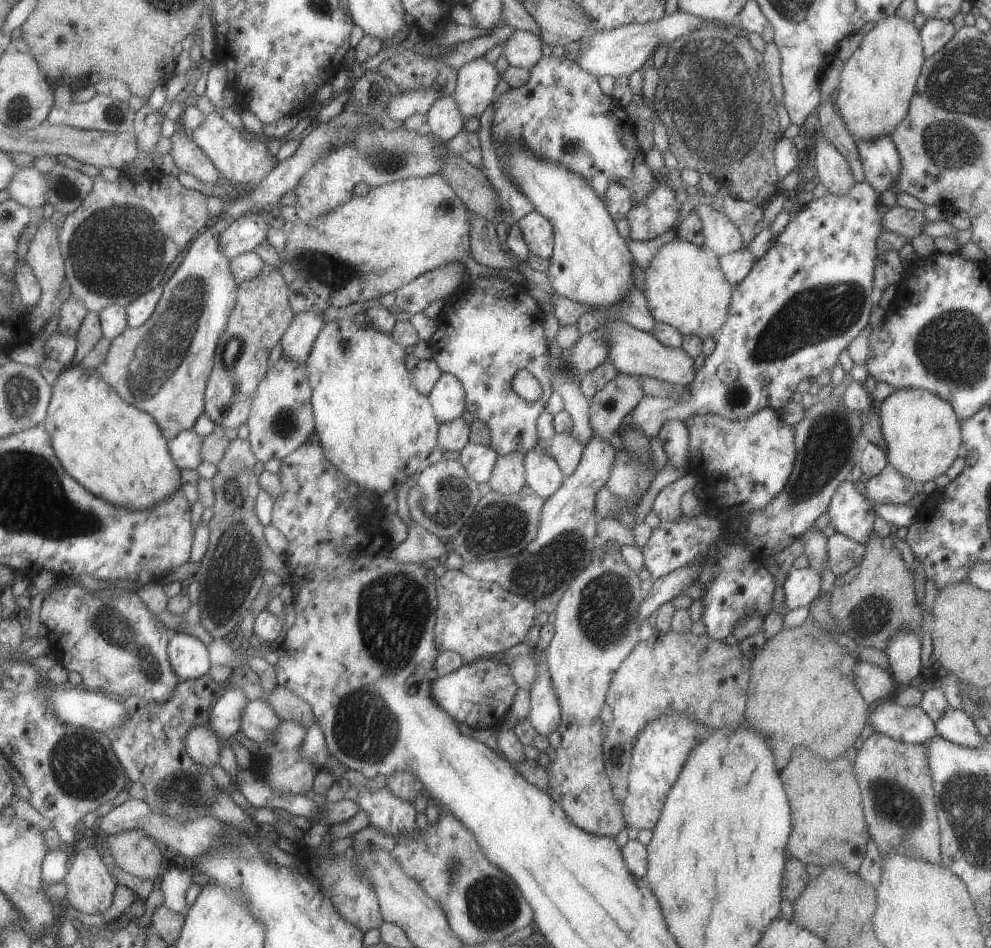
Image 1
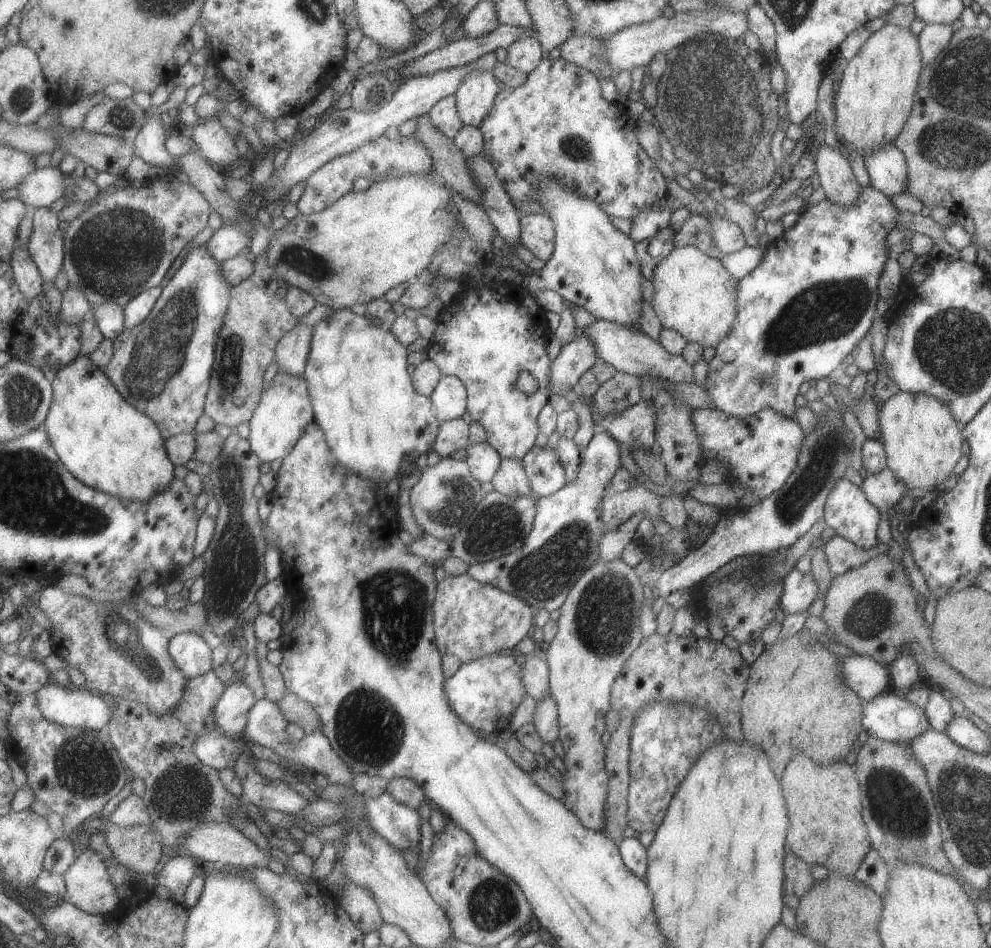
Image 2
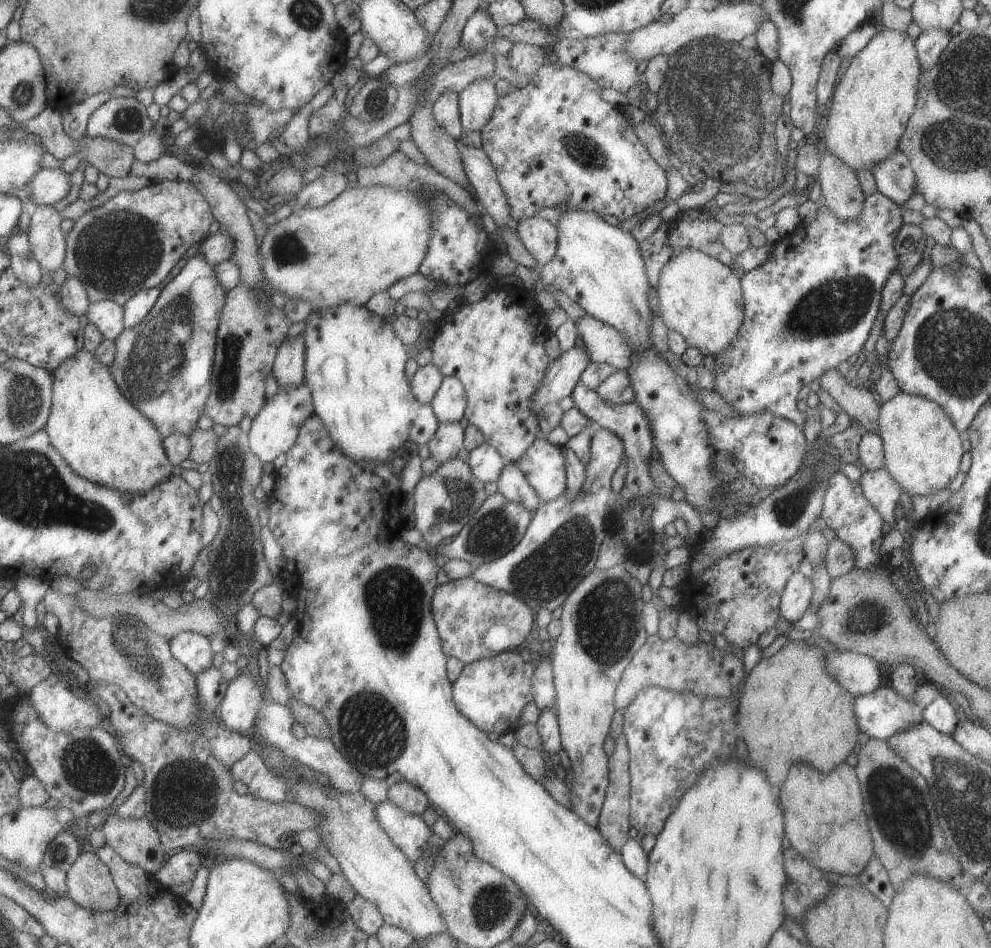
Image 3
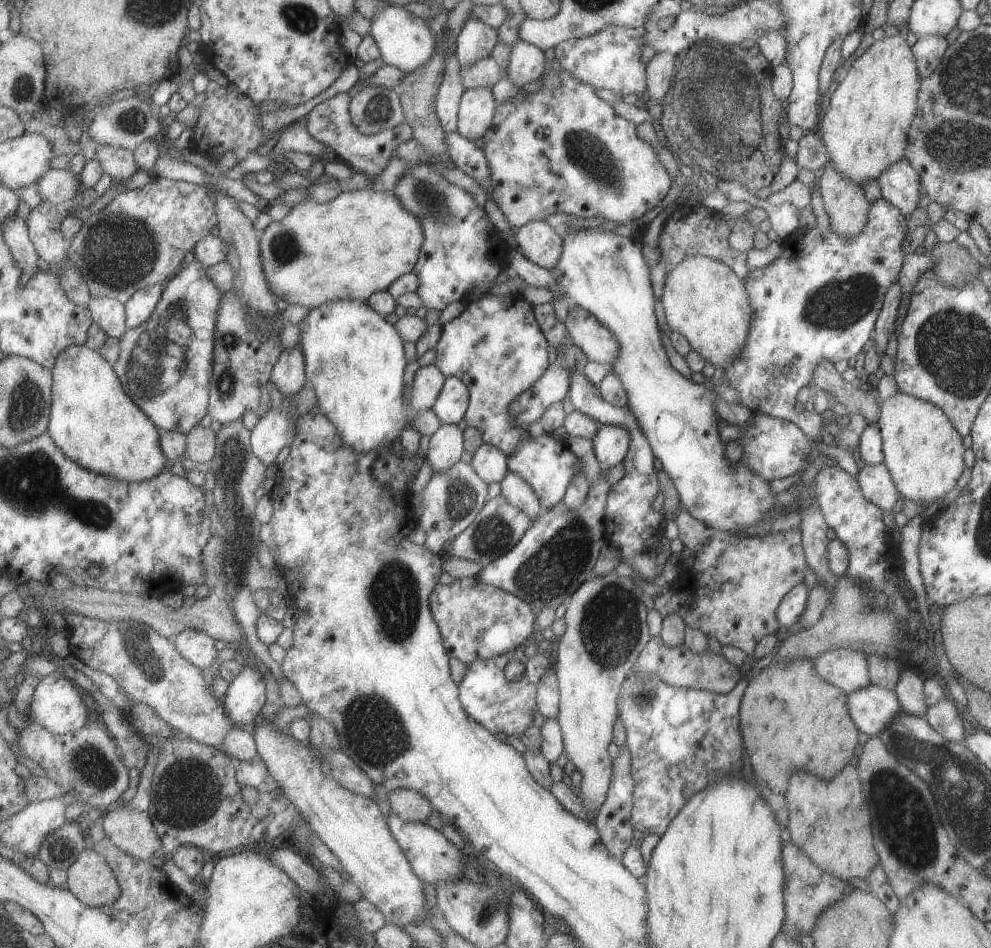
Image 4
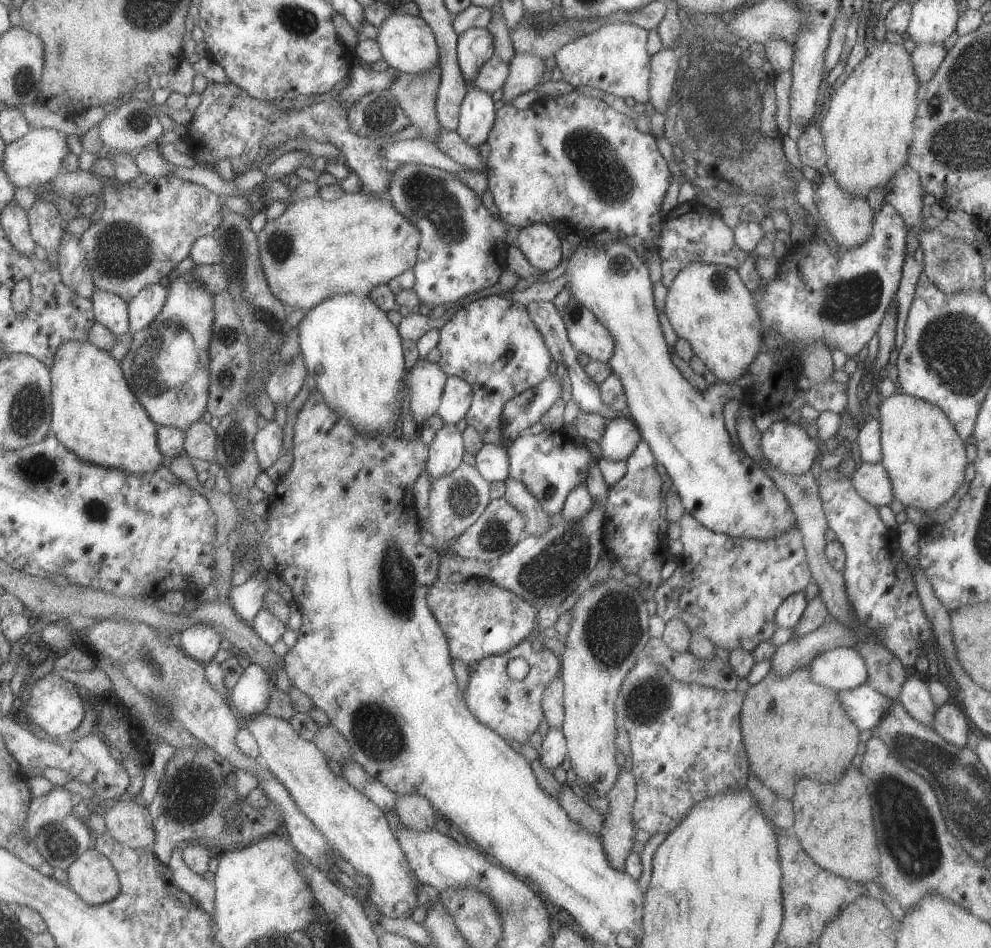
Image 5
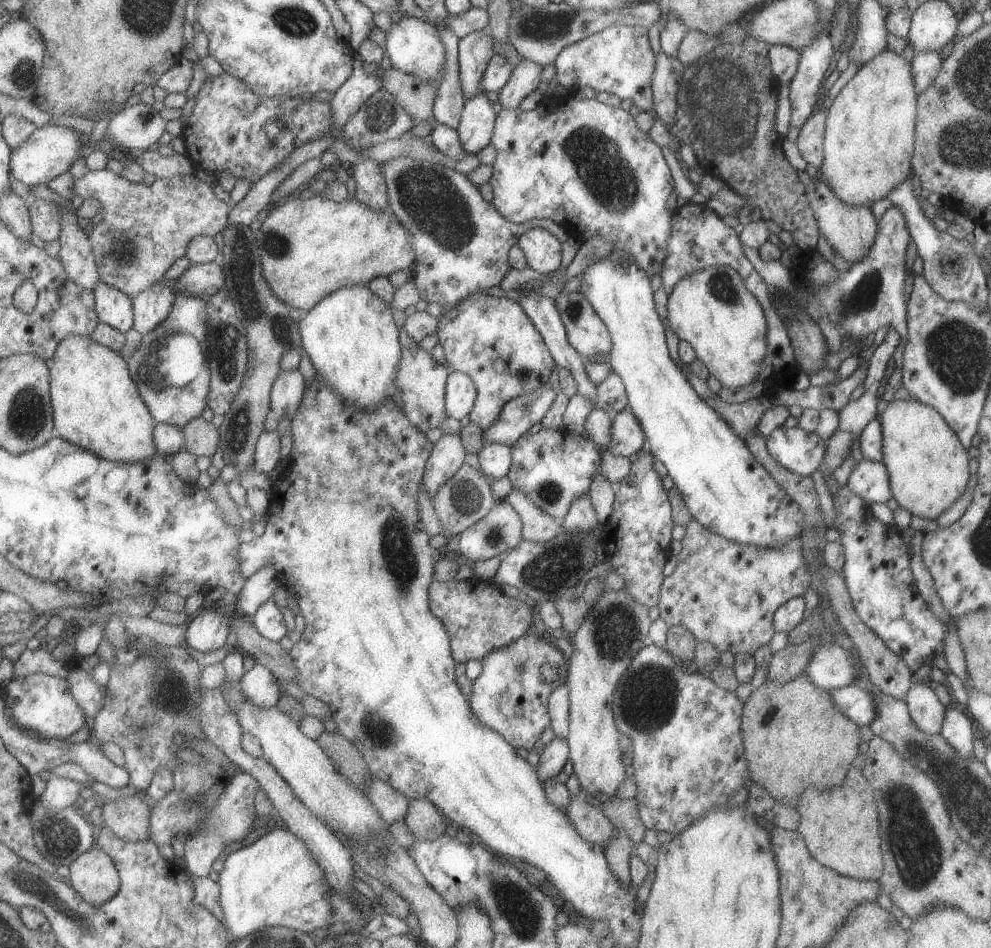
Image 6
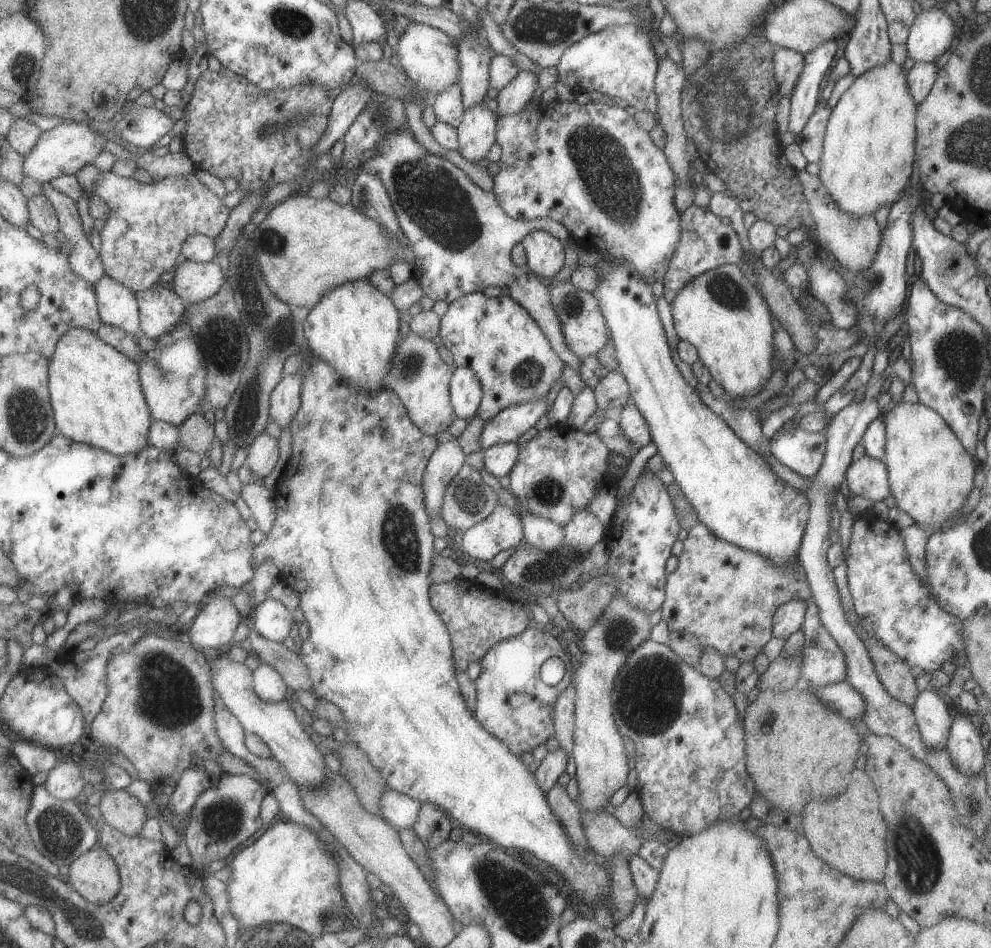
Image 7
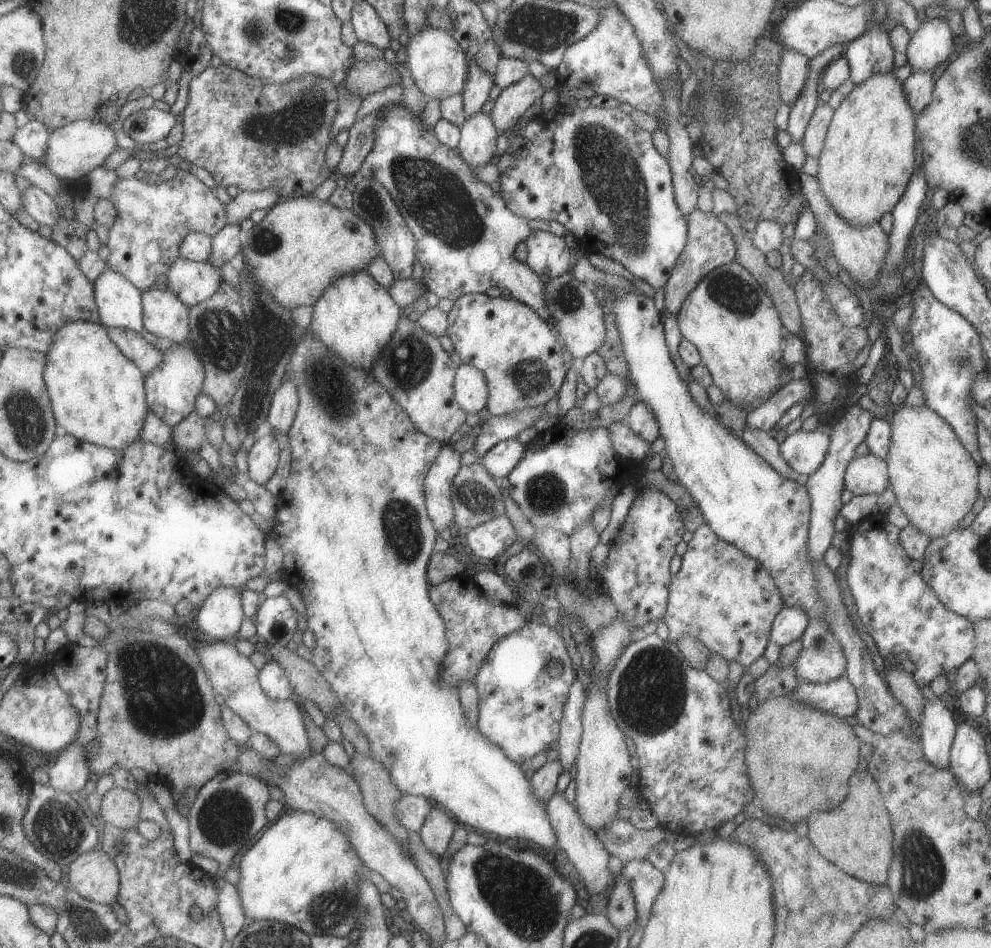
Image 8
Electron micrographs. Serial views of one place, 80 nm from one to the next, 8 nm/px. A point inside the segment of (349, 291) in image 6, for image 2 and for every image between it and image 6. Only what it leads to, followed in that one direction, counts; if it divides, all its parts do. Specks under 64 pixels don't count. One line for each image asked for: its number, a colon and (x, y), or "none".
2: (374, 422)
3: (354, 366)
4: (354, 358)
5: (353, 353)

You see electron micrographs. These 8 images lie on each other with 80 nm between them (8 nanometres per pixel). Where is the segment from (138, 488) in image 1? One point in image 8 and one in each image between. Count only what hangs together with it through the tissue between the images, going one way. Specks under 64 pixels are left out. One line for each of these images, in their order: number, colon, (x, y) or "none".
2: (109, 444)
3: (102, 434)
4: (94, 419)
5: (96, 413)
6: (98, 405)
7: (97, 392)
8: (99, 395)

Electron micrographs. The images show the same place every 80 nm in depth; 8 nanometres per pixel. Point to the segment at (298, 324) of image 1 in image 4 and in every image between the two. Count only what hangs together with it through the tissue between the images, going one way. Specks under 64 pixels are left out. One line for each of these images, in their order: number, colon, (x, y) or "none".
2: (293, 350)
3: (290, 368)
4: (289, 376)

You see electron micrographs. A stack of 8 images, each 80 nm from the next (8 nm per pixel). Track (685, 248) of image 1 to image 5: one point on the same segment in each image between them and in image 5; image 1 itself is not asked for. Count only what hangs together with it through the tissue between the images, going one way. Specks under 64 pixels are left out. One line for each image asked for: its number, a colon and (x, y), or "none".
2: (694, 295)
3: (698, 296)
4: (704, 300)
5: (707, 305)

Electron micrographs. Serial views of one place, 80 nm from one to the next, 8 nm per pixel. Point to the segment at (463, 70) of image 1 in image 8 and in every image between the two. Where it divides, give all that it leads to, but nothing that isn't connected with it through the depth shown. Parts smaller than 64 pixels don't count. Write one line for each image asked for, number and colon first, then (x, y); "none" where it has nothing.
2: (474, 97)
3: (476, 101)
4: (476, 106)
5: (476, 113)
6: (474, 129)
7: (476, 132)
8: (476, 146)

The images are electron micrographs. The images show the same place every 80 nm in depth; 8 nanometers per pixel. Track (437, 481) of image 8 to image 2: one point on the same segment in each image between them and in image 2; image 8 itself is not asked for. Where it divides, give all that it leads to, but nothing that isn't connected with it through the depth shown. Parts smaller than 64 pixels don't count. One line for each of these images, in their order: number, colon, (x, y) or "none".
2: (452, 434)
3: (447, 440)
4: (445, 445)
5: (445, 450)
6: (447, 453)
7: (447, 458)

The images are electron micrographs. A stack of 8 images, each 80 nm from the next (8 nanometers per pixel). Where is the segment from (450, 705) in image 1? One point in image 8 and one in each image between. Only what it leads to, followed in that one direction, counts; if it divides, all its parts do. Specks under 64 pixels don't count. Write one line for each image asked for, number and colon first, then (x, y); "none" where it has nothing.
2: (484, 693)
3: (491, 693)
4: (506, 707)
5: (511, 708)
6: (508, 696)
7: (512, 704)
8: (520, 704)

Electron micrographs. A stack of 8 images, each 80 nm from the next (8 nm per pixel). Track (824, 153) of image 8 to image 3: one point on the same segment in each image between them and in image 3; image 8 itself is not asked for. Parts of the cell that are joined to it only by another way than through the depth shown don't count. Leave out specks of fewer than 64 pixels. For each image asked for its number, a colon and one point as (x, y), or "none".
3: (871, 104)
4: (864, 130)
5: (867, 129)
6: (869, 129)
7: (867, 156)

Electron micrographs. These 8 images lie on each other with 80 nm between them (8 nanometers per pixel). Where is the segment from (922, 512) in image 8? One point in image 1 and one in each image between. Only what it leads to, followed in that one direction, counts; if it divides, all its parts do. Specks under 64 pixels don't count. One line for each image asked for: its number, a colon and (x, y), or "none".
1: (922, 434)
2: (922, 442)
3: (922, 450)
4: (923, 453)
5: (924, 457)
6: (926, 465)
7: (930, 474)

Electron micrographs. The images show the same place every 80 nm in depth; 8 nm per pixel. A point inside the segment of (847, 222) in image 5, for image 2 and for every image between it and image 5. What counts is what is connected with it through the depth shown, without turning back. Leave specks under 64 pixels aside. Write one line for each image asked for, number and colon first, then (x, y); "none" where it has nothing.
2: (837, 181)
3: (841, 193)
4: (844, 202)

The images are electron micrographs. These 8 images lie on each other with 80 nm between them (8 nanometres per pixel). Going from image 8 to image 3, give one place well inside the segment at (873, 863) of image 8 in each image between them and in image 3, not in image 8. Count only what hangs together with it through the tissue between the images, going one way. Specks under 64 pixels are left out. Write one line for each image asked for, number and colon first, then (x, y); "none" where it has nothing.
3: (827, 808)
4: (829, 821)
5: (833, 822)
6: (839, 825)
7: (848, 832)

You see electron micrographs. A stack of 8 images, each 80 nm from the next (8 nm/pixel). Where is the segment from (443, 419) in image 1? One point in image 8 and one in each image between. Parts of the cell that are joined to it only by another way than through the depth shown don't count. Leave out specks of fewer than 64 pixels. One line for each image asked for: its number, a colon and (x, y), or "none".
2: (448, 398)
3: (448, 403)
4: (452, 401)
5: (456, 397)
6: (460, 392)
7: (465, 391)
8: (470, 389)

